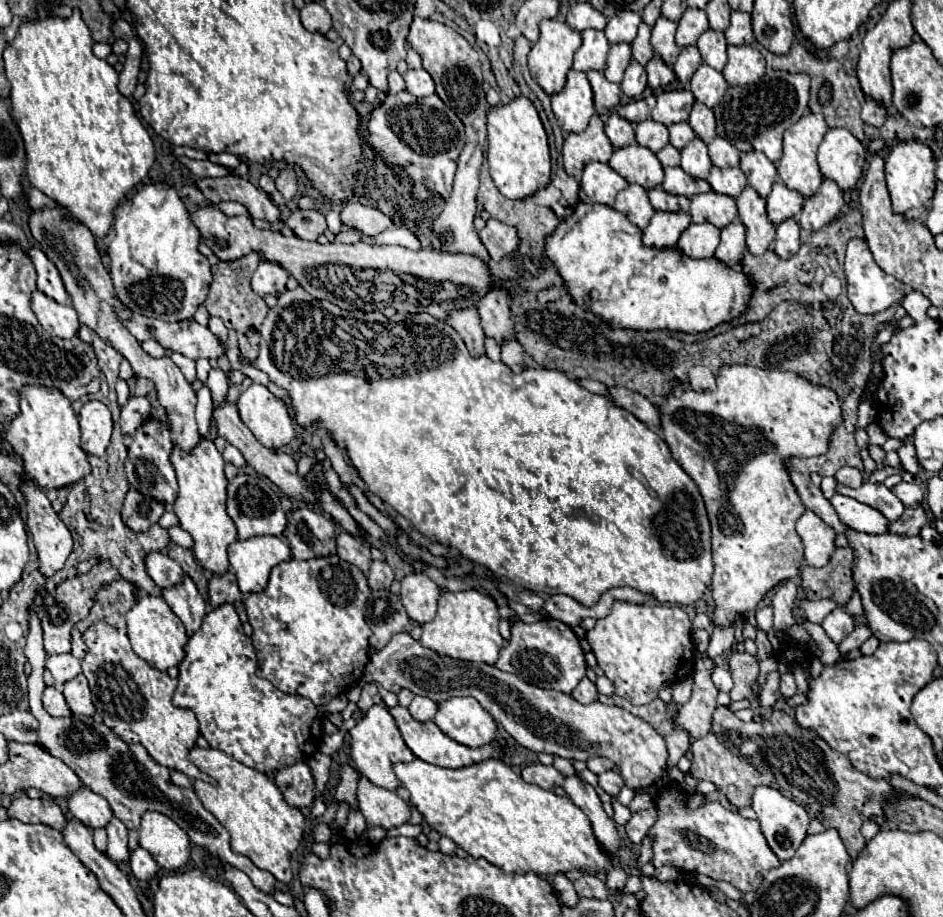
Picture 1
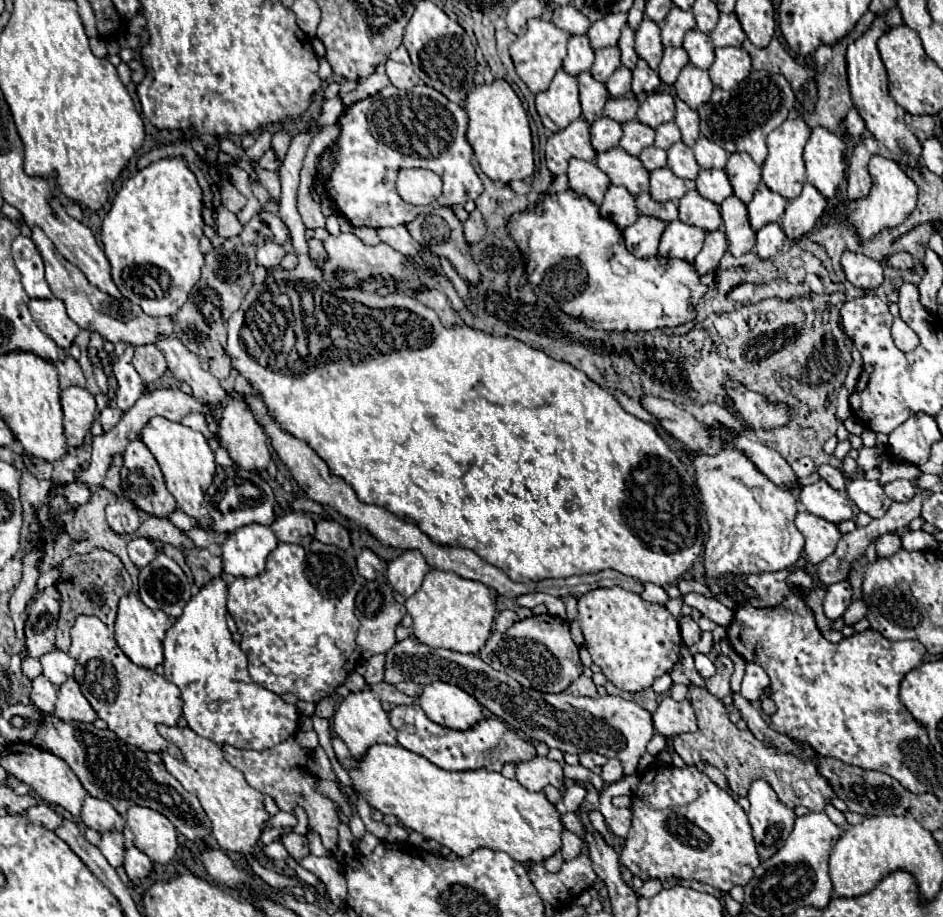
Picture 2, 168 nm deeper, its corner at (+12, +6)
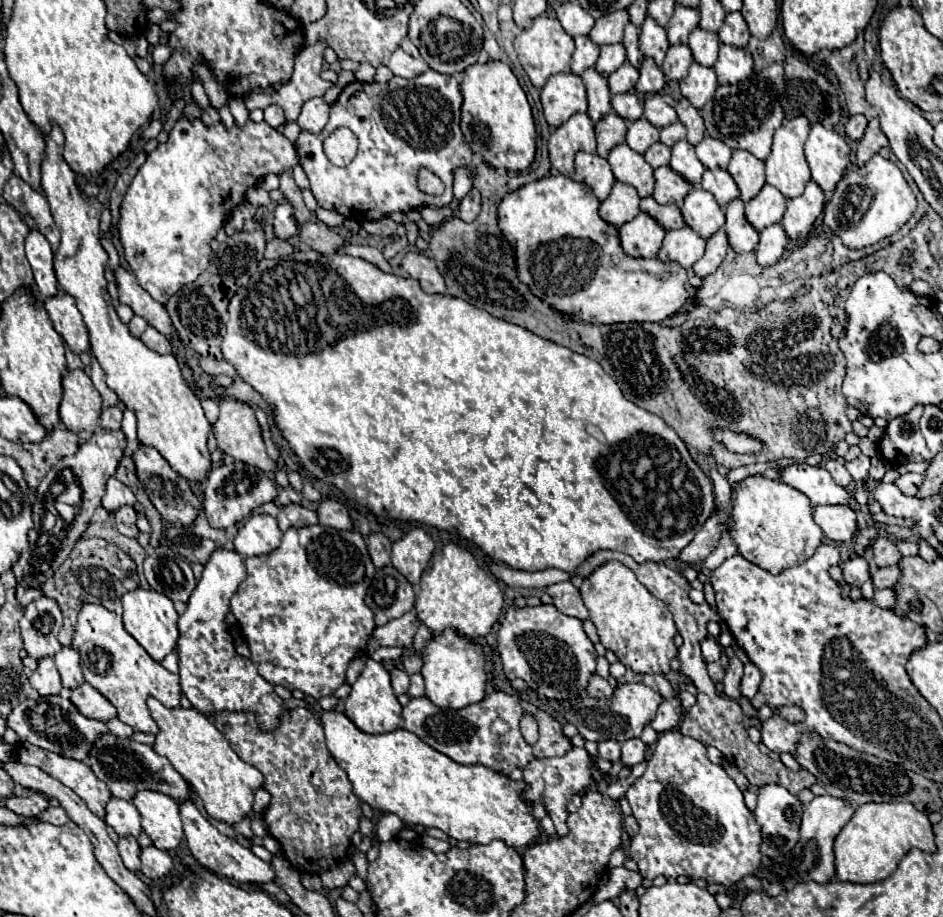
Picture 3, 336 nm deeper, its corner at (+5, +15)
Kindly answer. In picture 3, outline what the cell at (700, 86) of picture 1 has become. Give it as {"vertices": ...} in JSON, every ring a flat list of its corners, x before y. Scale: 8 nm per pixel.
{"vertices":[[693,62,691,68,689,68,689,74,683,78,681,94,683,94,695,108,703,108,703,104,709,102,711,96,715,96,717,86,719,86,719,84,717,84,715,70]]}

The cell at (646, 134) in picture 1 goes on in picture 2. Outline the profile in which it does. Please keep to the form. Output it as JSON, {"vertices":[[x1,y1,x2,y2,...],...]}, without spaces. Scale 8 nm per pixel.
{"vertices":[[638,119,624,123,622,131,624,131,624,135,620,139,620,147,630,155,638,157,642,149,646,149,654,143,654,129,648,125,642,125]]}

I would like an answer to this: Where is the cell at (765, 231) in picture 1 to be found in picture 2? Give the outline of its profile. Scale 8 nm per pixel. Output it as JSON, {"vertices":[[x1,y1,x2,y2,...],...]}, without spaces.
{"vertices":[[730,195,728,199,722,201,720,215,722,215,722,221,724,221,730,253,734,257,740,257,744,253,752,251,754,245,756,245,756,233,752,231,752,227,748,223,746,205,738,197]]}

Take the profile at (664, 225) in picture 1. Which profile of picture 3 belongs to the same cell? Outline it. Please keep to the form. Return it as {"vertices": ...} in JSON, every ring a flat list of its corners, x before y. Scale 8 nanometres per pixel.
{"vertices":[[641,212,637,218,619,228,623,250,635,258,657,258,663,236,665,228,647,212]]}

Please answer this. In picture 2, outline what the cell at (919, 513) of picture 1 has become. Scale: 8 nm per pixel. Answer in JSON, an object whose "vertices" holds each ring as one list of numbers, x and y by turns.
{"vertices":[[886,533,884,537,876,539,876,555,882,559,892,557,900,549,902,549,902,545,900,545,900,537,896,533]]}

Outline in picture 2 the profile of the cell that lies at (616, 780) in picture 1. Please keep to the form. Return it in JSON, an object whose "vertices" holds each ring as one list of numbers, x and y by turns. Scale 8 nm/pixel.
{"vertices":[[608,759,608,763,602,767,600,771,600,777,606,781,606,783,614,783,618,779,624,777,622,773,622,763,618,759]]}

